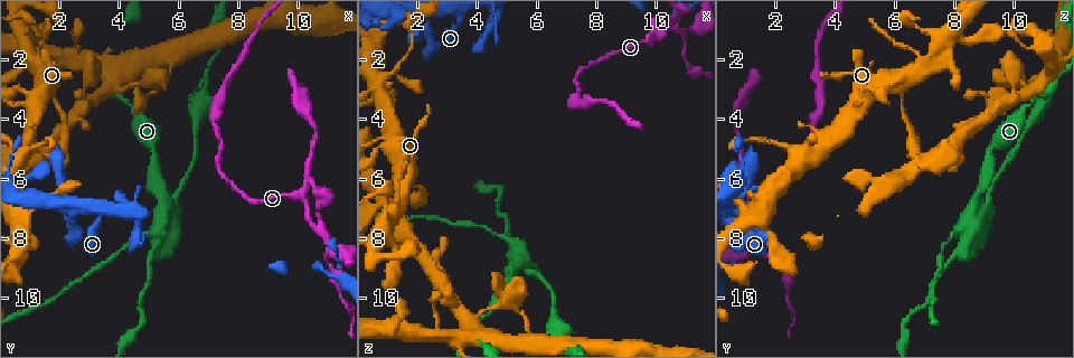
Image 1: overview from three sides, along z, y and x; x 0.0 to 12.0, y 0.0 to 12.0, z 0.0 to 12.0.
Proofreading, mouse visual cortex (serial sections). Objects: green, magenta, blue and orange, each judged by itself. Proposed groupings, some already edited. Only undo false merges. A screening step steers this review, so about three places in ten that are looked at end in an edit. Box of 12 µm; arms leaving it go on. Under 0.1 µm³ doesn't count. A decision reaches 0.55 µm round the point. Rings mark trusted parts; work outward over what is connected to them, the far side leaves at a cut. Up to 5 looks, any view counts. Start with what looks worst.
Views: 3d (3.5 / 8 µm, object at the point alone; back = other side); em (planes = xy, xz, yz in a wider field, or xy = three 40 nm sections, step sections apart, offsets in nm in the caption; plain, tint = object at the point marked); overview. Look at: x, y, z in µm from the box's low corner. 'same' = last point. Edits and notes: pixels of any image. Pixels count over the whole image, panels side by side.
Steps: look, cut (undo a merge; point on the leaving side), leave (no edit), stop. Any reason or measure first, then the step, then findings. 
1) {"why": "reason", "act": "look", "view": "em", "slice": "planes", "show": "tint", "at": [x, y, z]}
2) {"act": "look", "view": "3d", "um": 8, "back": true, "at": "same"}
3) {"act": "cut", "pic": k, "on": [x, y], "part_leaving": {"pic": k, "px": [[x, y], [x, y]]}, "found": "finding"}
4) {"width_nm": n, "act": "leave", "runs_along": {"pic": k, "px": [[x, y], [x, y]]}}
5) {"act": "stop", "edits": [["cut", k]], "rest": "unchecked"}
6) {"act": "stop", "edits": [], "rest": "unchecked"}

{"why": "abrupt turn", "act": "look", "view": "3d", "um": 3.5, "at": [10.9, 7.7, 1.1]}

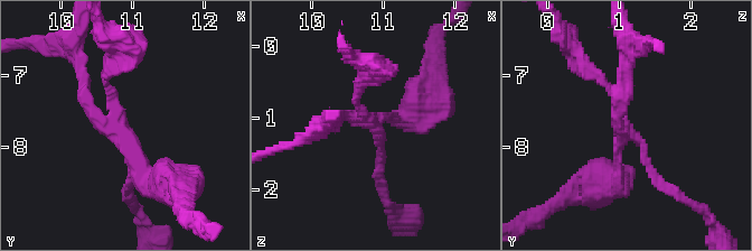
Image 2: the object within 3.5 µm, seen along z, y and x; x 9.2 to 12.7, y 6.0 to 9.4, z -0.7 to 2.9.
{"arm_widths_nm": [150, 150, 200, 250], "act": "cut", "pic": 2, "on": [593, 76], "found": "a second cell is stuck on"}

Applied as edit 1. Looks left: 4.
{"why": "see it whole again", "act": "look", "view": "overview"}

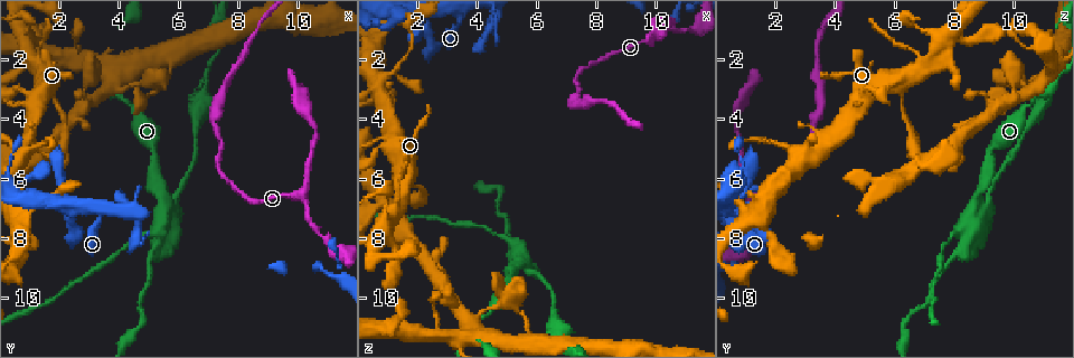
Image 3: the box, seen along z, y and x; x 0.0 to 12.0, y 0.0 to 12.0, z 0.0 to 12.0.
{"why": "a narrow waist", "act": "look", "view": "em", "slice": "xy", "step": 5, "show": "tint", "at": [5.5, 6.7, 8.8]}

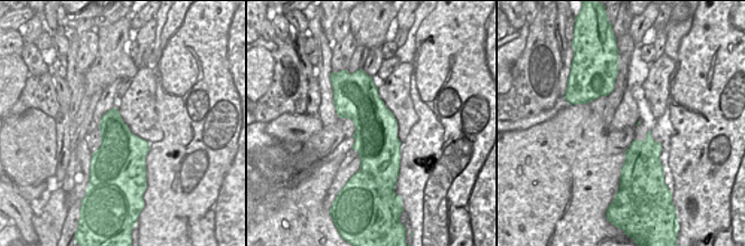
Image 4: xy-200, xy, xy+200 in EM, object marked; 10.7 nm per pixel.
{"why": "see where the arms go", "act": "look", "view": "3d", "um": 3.5, "at": "same"}

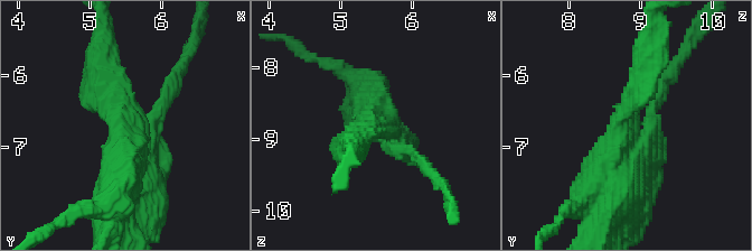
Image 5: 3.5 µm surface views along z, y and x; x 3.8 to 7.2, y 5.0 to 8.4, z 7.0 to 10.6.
{"act": "cut", "pic": 5, "on": [661, 95], "found": "two cells meet here"}

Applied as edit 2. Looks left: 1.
{"act": "stop", "edits": [["cut", 2], ["cut", 5]], "rest": "unchecked"}

